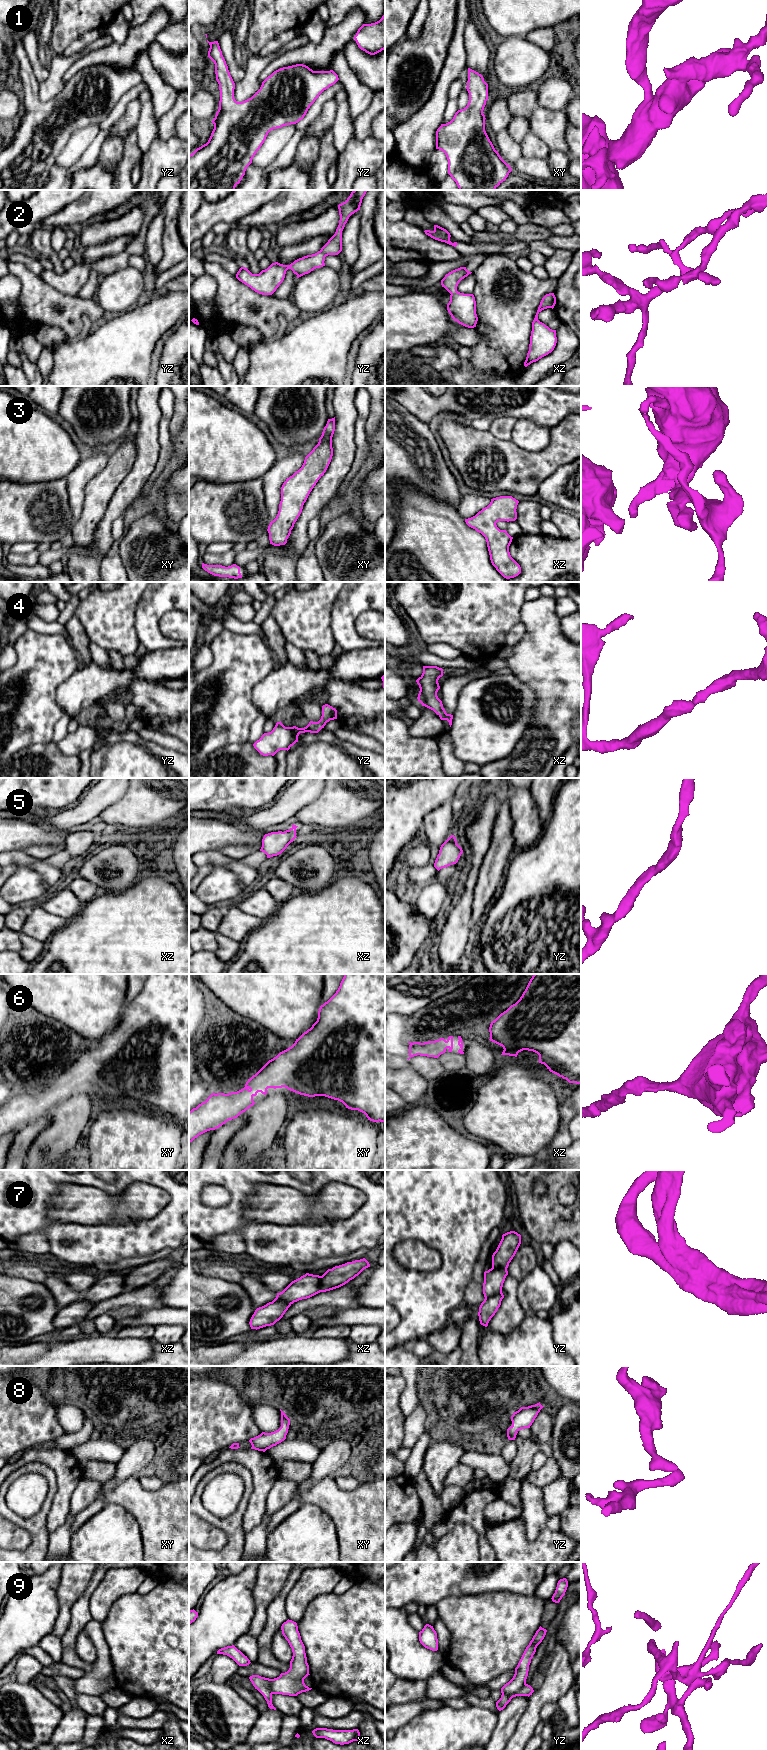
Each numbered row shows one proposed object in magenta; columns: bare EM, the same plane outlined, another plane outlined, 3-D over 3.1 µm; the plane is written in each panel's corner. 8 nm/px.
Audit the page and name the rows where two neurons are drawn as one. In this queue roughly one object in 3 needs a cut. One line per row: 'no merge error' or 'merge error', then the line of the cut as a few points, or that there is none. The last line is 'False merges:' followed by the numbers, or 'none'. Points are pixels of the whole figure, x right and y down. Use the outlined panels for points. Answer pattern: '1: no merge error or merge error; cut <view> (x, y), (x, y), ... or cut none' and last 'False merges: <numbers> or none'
1: no merge error; cut none
2: no merge error; cut none
3: no merge error; cut none
4: no merge error; cut none
5: no merge error; cut none
6: no merge error; cut none
7: no merge error; cut none
8: no merge error; cut none
9: no merge error; cut none
False merges: none

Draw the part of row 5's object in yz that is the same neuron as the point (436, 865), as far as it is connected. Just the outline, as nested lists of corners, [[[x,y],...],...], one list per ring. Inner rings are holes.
[[[451,835],[440,847],[439,854],[434,867],[439,871],[442,868],[456,864],[463,853],[462,848],[457,844],[454,835]]]

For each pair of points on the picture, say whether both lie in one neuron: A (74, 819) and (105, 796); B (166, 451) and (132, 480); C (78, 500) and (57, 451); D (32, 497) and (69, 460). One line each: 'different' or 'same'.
A: same
B: different
C: different
D: different

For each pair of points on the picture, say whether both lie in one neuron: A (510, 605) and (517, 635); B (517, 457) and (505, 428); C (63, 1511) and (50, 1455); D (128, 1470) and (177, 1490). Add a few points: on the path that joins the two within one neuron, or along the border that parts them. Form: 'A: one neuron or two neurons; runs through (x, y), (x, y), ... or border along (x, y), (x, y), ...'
A: two neurons; border along (520, 622), (510, 630), (504, 646)
B: two neurons; border along (487, 431), (498, 438), (510, 440)
C: one neuron; runs through (63, 1497), (63, 1469)
D: two neurons; border along (137, 1476), (124, 1479), (116, 1487)

